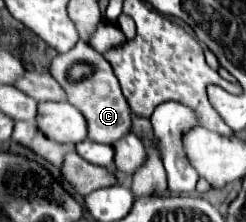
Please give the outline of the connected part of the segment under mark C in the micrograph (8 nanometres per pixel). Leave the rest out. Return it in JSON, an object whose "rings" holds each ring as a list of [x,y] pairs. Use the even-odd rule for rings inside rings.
{"rings":[[[78,42],[70,52],[66,54],[58,54],[52,64],[50,64],[50,74],[58,80],[58,84],[66,90],[68,102],[72,106],[76,106],[88,120],[88,138],[92,142],[100,142],[100,144],[114,144],[118,138],[124,138],[130,132],[130,106],[126,102],[126,98],[120,92],[120,84],[114,76],[114,70],[110,66],[110,62],[106,62],[106,58],[98,52],[92,50],[92,46],[88,42]],[[74,62],[88,62],[94,66],[94,74],[88,78],[82,78],[78,82],[72,82],[66,72],[70,70],[70,66]]]}

